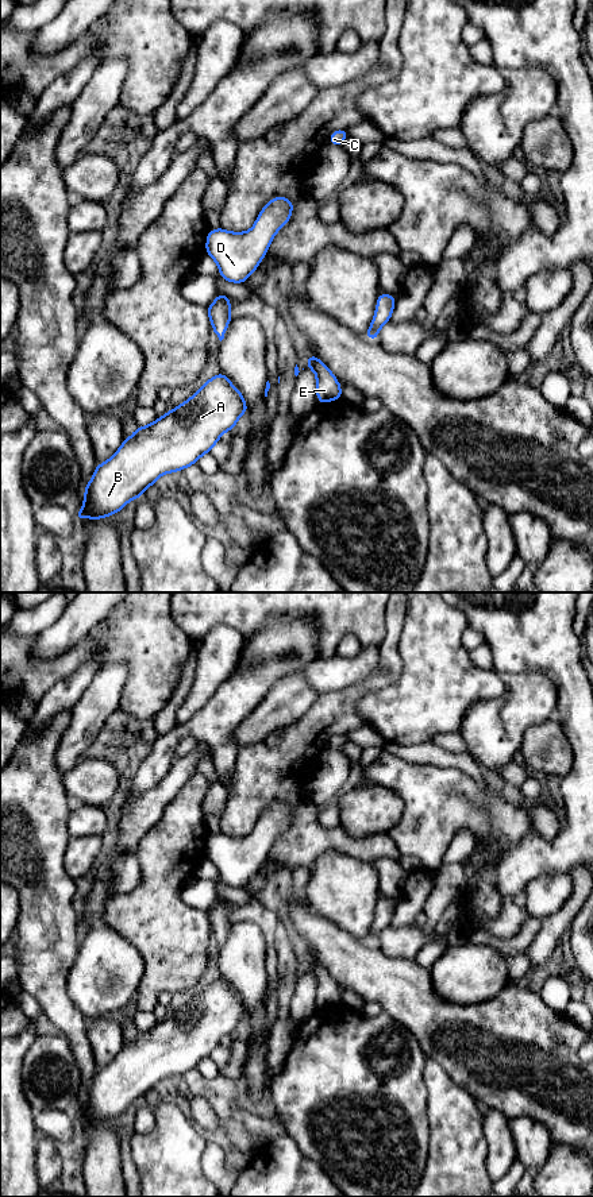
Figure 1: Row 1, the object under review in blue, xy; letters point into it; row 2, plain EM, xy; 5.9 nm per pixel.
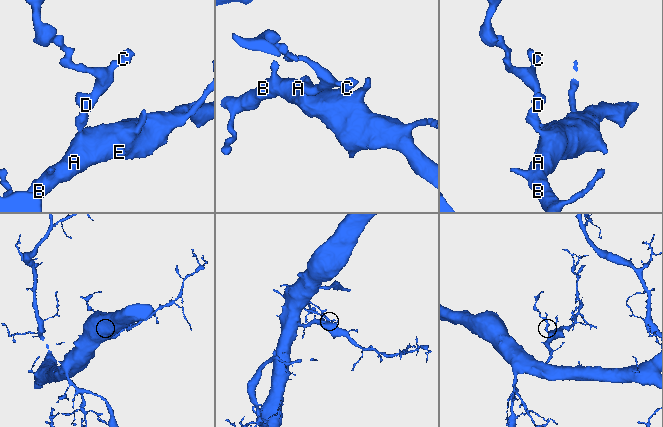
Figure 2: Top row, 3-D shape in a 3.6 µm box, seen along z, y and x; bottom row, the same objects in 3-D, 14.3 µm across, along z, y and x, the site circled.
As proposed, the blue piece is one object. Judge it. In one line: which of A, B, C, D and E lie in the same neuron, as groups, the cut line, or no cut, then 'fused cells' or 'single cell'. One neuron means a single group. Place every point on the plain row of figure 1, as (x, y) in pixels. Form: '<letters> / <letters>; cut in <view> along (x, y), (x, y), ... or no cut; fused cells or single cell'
A B C D E; no cut; single cell

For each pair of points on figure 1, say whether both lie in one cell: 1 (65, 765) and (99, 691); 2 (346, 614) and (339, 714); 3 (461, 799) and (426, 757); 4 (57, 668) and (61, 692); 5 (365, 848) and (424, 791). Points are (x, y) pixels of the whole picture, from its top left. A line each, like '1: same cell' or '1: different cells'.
1: same cell
2: different cells
3: different cells
4: different cells
5: different cells

